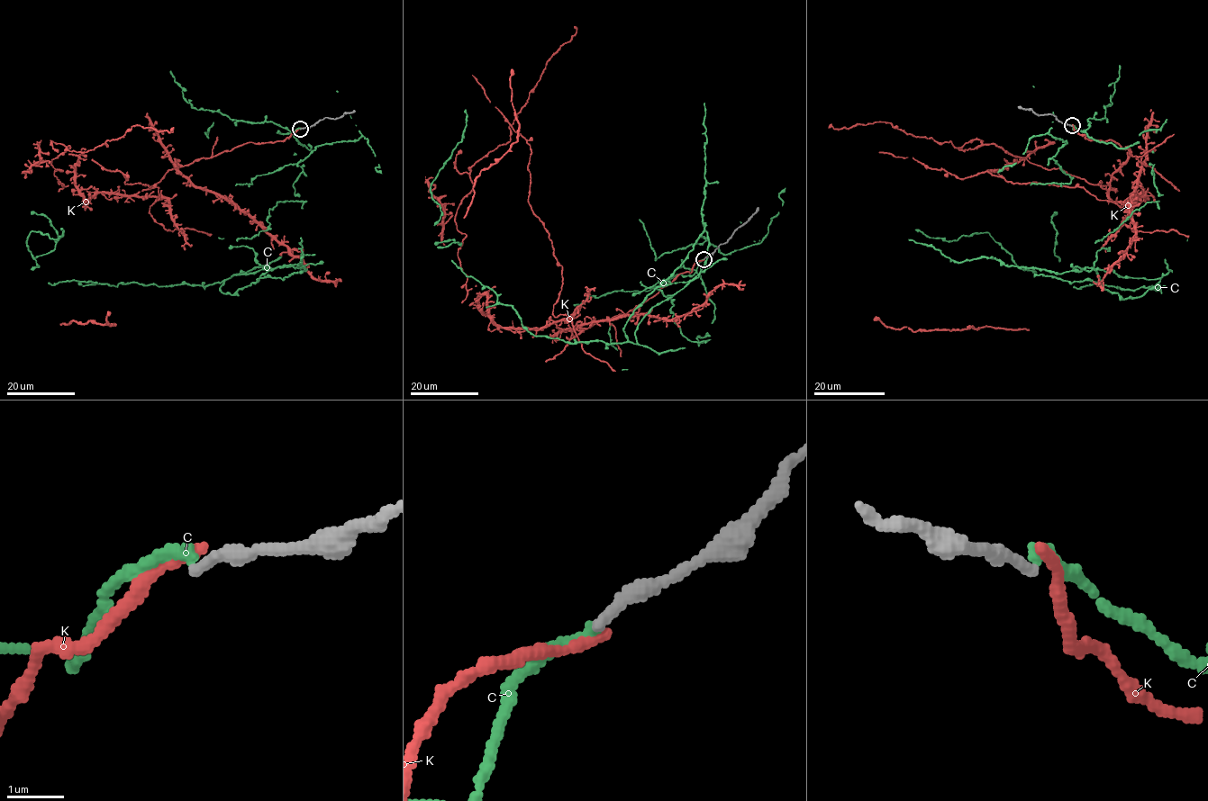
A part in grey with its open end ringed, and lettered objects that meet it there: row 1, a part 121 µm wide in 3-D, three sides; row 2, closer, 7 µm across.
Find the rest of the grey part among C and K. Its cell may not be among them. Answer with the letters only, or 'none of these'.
K

